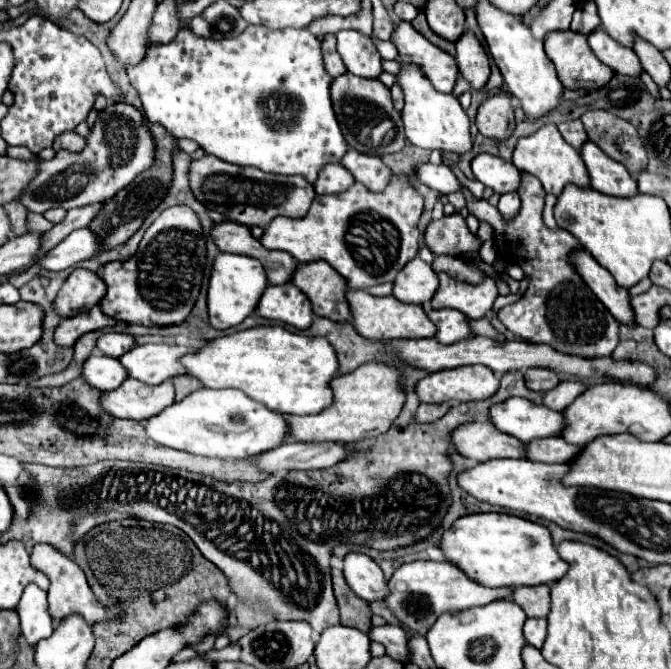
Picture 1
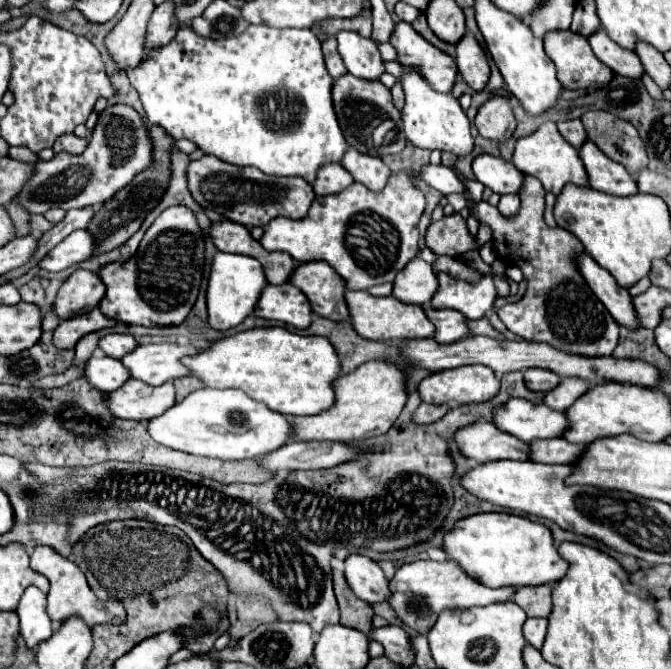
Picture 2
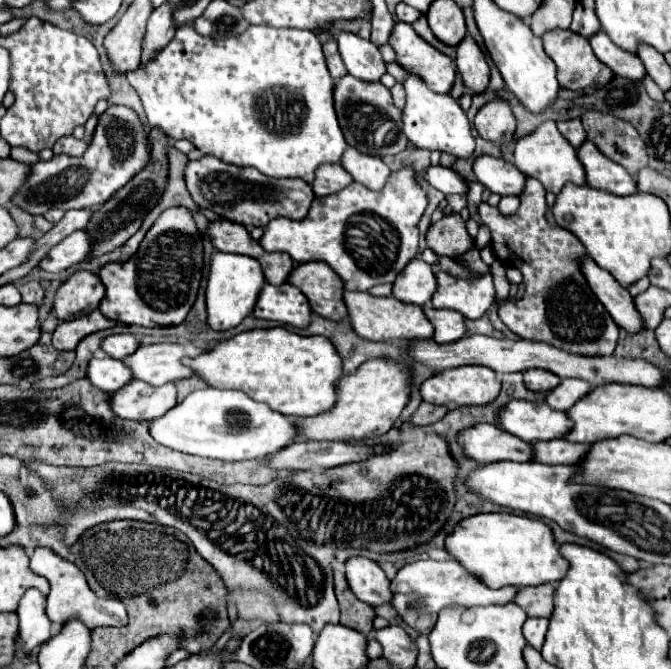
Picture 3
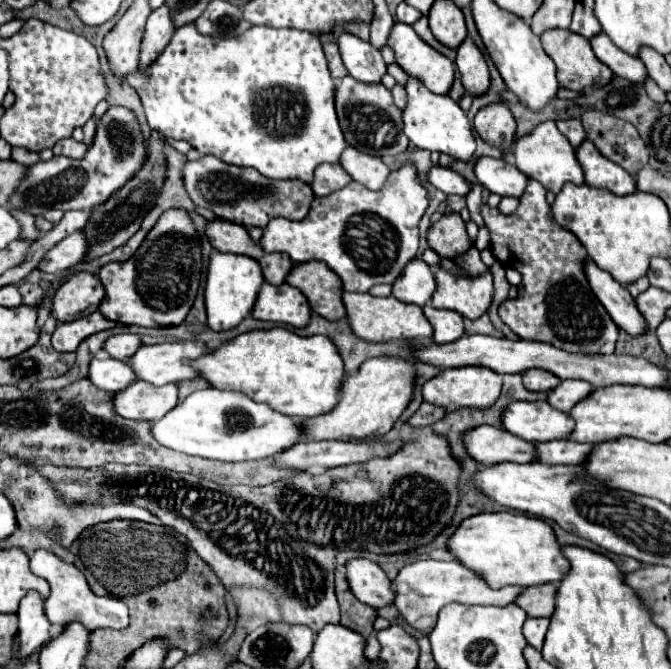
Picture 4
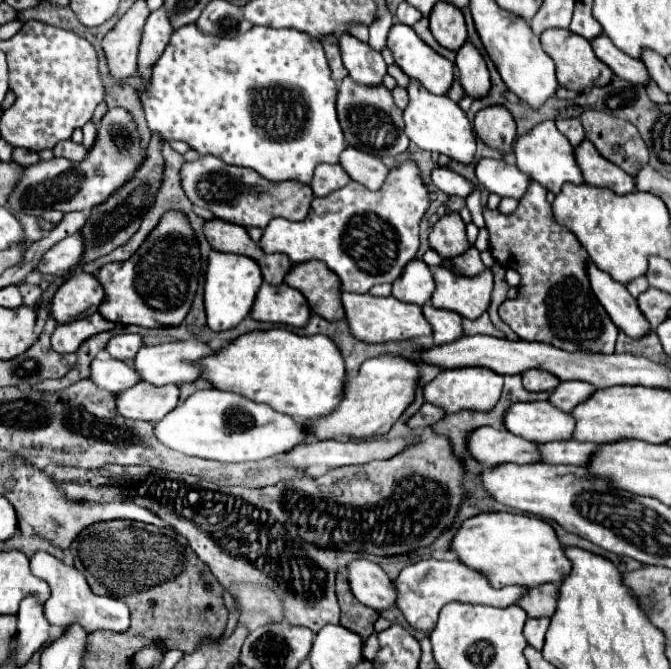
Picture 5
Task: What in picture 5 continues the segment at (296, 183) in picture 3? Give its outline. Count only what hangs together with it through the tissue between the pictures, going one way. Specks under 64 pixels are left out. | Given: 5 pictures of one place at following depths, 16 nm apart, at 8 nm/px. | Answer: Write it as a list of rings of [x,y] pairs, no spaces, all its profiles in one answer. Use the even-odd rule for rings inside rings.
[[[200,156],[194,162],[186,162],[180,170],[180,182],[184,194],[196,206],[210,210],[216,218],[250,228],[266,228],[274,218],[286,218],[302,222],[308,216],[310,202],[314,198],[312,188],[300,182],[270,182],[250,168],[224,164],[216,156]]]

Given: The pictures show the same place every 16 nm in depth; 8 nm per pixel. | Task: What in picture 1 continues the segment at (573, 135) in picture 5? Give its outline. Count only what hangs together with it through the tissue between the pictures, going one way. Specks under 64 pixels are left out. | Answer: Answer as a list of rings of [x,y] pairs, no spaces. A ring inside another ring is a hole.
[[[572,120],[572,122],[564,122],[564,124],[558,124],[558,130],[560,134],[564,136],[564,140],[574,146],[576,150],[582,148],[582,144],[588,140],[586,138],[586,132],[584,132],[584,126],[580,120]]]

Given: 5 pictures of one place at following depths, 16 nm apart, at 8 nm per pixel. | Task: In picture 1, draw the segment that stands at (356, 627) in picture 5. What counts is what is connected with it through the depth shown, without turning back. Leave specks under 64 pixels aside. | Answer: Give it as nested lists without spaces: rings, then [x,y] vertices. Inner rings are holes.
[[[336,568],[332,570],[332,582],[334,582],[336,600],[338,600],[338,606],[340,606],[340,624],[368,634],[370,628],[372,628],[372,622],[370,622],[372,610],[370,610],[368,602],[360,600],[352,592],[352,588],[344,580],[344,574]]]

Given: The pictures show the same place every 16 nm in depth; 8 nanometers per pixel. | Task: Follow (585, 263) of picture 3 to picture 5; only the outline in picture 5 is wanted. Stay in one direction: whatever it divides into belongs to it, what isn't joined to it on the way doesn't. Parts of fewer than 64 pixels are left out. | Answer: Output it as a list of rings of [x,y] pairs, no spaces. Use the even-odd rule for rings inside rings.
[[[594,264],[588,266],[588,278],[592,284],[592,290],[612,322],[628,336],[636,340],[636,336],[646,336],[652,328],[646,322],[644,314],[640,312],[636,298],[630,296],[626,286],[612,280],[606,272],[598,270]]]

